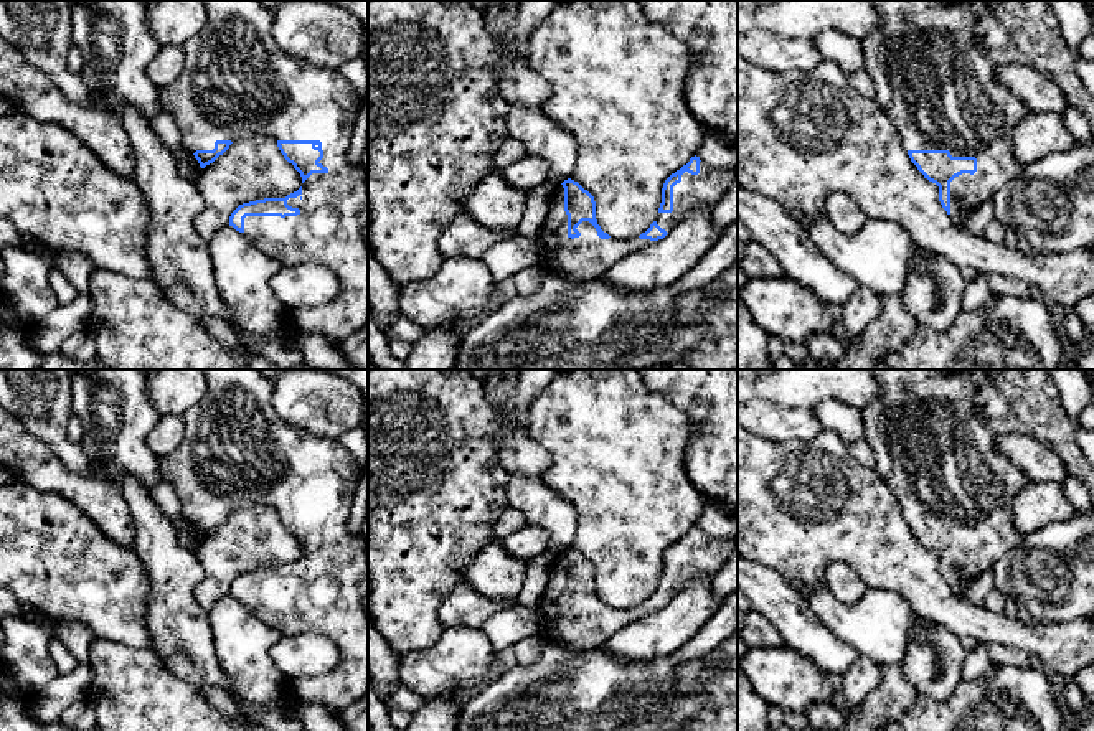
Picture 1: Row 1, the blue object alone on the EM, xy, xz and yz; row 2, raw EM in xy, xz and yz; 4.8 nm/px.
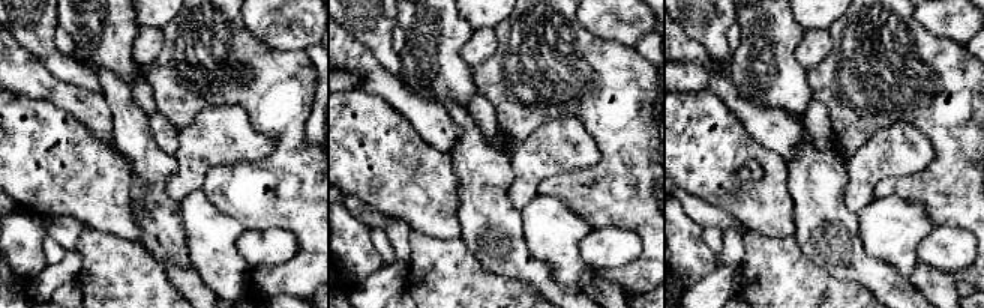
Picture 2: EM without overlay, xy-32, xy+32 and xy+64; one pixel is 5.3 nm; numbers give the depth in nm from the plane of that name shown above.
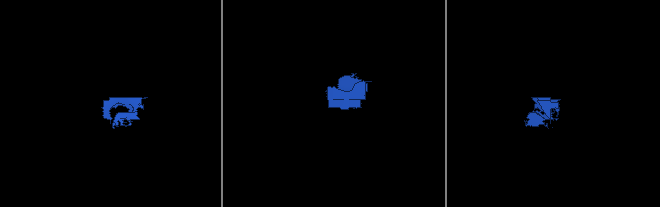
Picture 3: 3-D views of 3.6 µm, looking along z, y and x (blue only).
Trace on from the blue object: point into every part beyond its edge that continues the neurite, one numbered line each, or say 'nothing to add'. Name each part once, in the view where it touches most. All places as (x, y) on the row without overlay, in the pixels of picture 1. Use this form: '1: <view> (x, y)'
1: yz (939, 459)

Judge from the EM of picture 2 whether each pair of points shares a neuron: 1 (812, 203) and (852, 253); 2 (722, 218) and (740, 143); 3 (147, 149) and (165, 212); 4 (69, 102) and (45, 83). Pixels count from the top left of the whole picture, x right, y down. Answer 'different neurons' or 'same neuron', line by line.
1: same neuron
2: different neurons
3: same neuron
4: same neuron

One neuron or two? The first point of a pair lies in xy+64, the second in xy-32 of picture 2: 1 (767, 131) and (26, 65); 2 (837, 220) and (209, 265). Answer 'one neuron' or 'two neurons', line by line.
1: one neuron
2: two neurons

